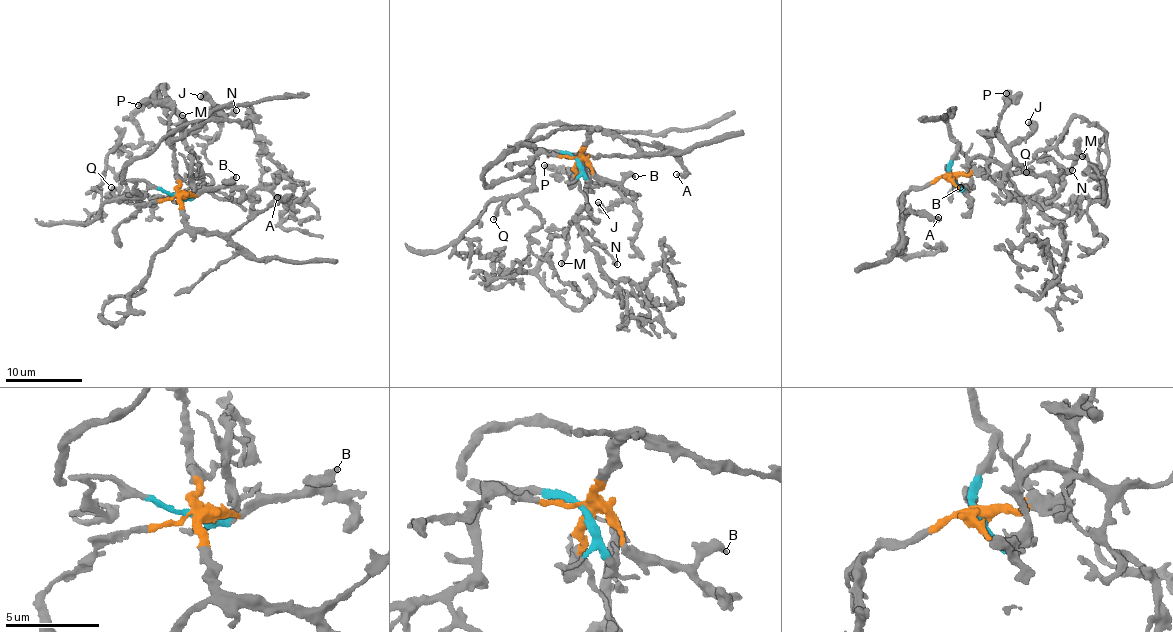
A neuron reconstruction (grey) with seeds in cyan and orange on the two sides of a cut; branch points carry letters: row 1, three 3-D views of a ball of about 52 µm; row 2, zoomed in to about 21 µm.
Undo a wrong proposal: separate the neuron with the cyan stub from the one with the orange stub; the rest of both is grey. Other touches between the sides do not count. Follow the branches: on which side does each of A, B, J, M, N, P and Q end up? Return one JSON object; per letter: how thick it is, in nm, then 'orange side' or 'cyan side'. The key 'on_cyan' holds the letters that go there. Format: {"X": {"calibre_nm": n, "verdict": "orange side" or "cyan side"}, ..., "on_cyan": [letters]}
{"A": {"calibre_nm": 280, "verdict": "orange side"}, "B": {"calibre_nm": 420, "verdict": "orange side"}, "J": {"calibre_nm": 500, "verdict": "orange side"}, "M": {"calibre_nm": 200, "verdict": "cyan side"}, "N": {"calibre_nm": 360, "verdict": "cyan side"}, "P": {"calibre_nm": 320, "verdict": "orange side"}, "Q": {"calibre_nm": 200, "verdict": "cyan side"}, "on_cyan": ["M", "N", "Q"]}

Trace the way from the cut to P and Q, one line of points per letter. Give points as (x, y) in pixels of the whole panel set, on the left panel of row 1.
P: (178, 194), (180, 182), (175, 170), (174, 144), (169, 130), (172, 112), (169, 106), (152, 102), (138, 104)
Q: (178, 194), (138, 181), (135, 187), (139, 196), (118, 196), (111, 186)

